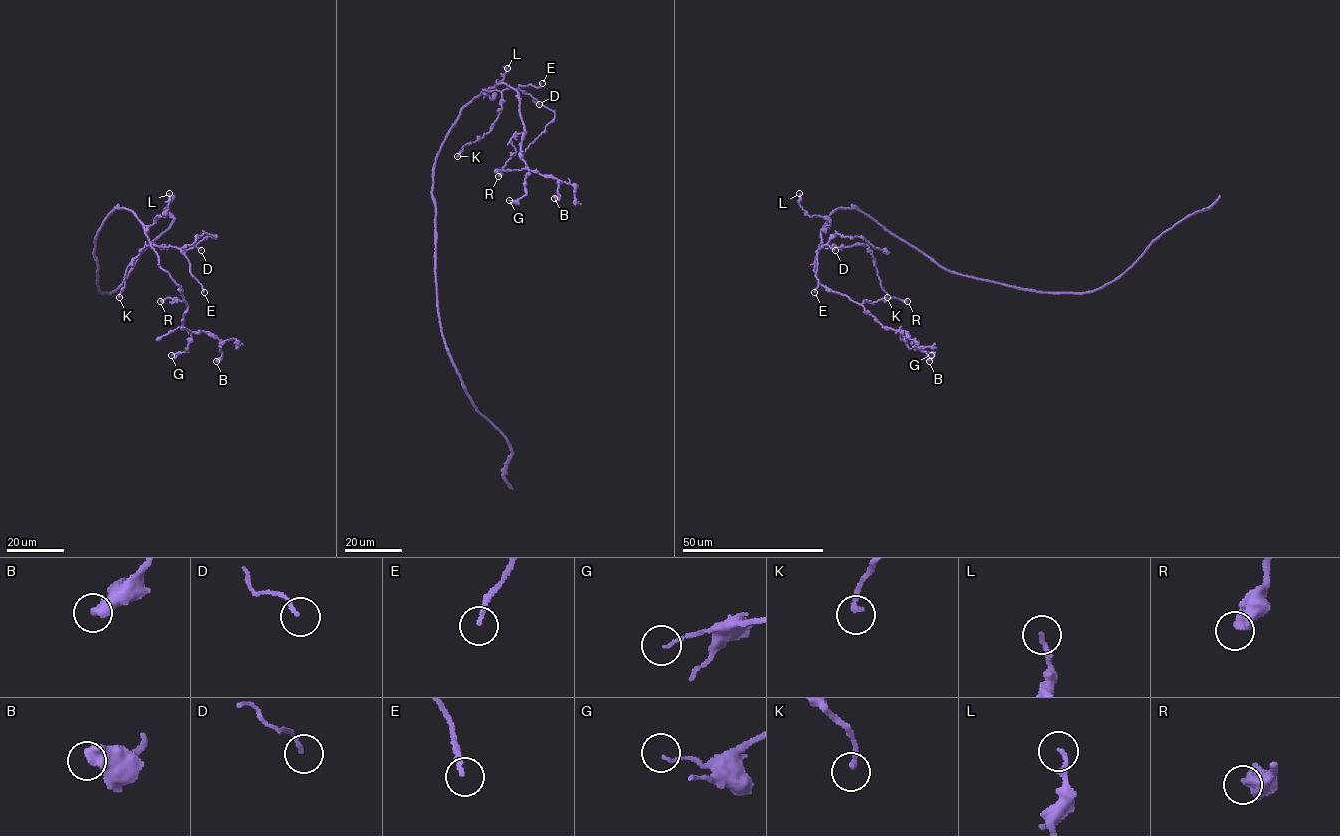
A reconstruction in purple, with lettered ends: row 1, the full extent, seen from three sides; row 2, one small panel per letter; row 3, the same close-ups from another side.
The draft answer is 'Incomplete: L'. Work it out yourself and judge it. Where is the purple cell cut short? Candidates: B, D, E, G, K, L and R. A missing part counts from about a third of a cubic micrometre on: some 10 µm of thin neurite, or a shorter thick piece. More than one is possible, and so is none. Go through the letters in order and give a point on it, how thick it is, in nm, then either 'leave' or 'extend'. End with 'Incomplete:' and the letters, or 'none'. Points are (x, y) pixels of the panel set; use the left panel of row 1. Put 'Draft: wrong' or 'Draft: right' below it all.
B: (216, 361) | 550 nm | leave
D: (201, 250) | 140 nm | leave
E: (204, 292) | 180 nm | extend
G: (171, 355) | 100 nm | leave
K: (119, 297) | 200 nm | leave
L: (169, 193) | 150 nm | leave
R: (160, 301) | 600 nm | leave
Incomplete: E
Draft: wrong

